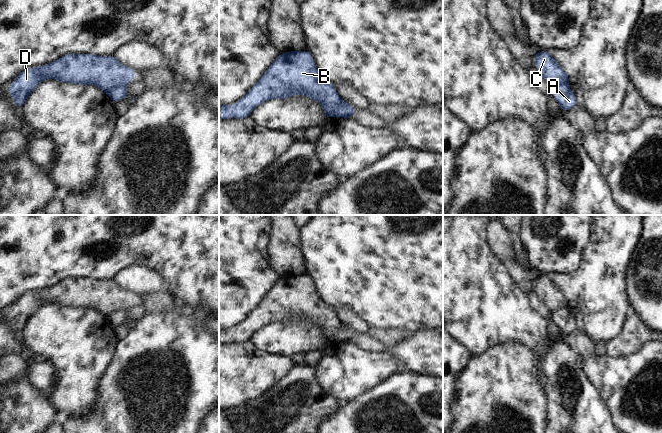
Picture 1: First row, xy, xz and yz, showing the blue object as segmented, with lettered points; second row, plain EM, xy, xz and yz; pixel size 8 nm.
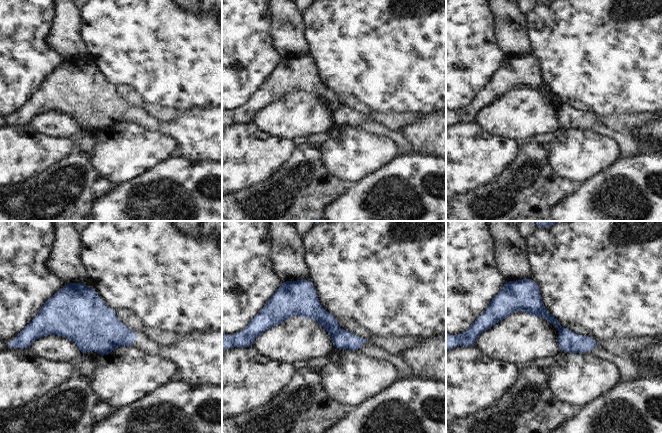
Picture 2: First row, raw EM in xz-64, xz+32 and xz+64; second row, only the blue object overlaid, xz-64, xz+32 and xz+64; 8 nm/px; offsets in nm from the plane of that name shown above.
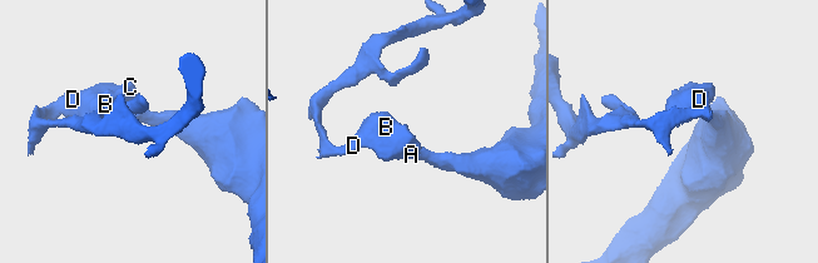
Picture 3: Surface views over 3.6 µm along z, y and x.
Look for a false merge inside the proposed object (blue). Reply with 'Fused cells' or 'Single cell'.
Fused cells

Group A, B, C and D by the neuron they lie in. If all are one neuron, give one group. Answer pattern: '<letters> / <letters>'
A / B C D

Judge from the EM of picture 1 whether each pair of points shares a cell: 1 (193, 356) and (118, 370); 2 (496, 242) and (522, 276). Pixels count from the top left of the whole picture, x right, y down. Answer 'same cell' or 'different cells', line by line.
1: same cell
2: same cell

